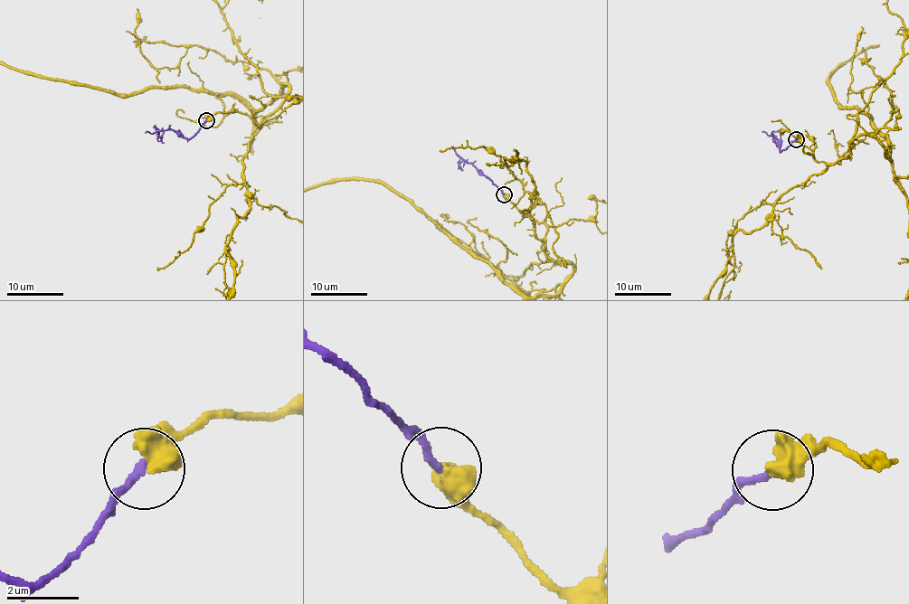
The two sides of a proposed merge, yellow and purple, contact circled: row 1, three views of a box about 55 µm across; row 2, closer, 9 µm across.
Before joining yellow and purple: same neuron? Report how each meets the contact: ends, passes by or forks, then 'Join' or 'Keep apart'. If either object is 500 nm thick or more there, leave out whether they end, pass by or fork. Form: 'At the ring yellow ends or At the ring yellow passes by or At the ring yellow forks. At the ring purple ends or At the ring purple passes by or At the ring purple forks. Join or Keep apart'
At the ring yellow passes by. At the ring purple ends. Join

